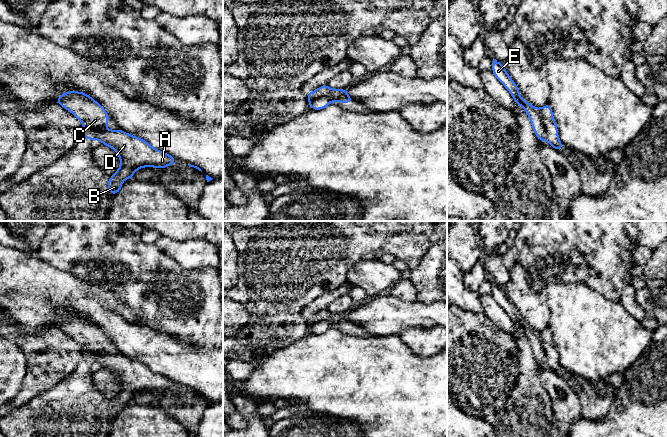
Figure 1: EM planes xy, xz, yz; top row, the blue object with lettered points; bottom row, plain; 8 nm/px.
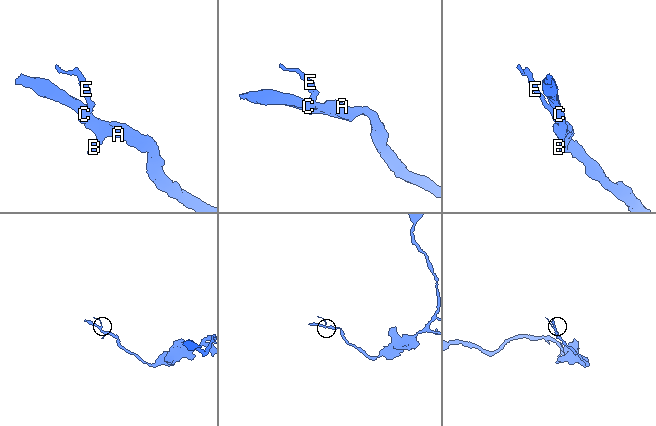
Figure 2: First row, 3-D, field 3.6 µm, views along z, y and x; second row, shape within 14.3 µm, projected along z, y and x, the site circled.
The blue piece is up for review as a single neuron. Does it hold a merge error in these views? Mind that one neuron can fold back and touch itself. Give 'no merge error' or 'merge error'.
no merge error

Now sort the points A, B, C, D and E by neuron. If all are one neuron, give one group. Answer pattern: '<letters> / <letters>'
A B C D E

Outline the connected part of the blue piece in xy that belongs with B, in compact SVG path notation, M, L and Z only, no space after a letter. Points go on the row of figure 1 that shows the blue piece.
M68 91L56 99L56 103L63 106L76 116L83 124L83 137L91 140L98 139L103 145L114 149L121 160L117 172L109 178L107 191L115 196L123 184L122 180L132 178L141 167L164 167L174 164L177 159L173 156L153 148L145 140L130 135L120 129L107 130L109 114L88 94Z

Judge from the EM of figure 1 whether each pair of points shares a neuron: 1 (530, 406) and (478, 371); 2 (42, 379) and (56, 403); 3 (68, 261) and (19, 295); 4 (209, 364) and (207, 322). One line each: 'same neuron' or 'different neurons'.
1: different neurons
2: different neurons
3: different neurons
4: different neurons

